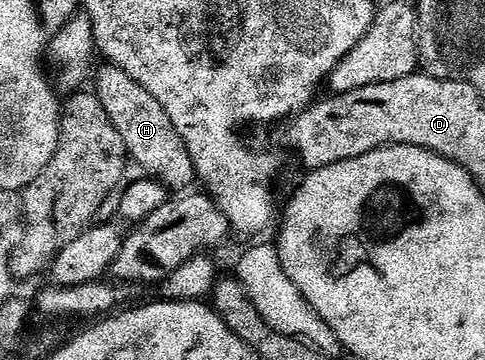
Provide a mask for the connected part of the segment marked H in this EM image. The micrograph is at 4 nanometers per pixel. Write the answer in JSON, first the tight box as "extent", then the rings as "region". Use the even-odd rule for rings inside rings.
{"extent":[95,64,197,192],"region":[[[104,64],[101,70],[99,67],[95,71],[95,82],[96,98],[102,108],[106,108],[110,124],[118,128],[118,136],[122,136],[122,144],[128,149],[129,159],[135,164],[137,162],[147,177],[155,178],[172,192],[183,191],[188,188],[183,186],[197,181],[196,169],[182,136],[178,136],[174,124],[170,124],[170,116],[166,116],[162,104],[158,104],[158,100],[154,100],[154,96],[150,96],[150,92],[146,92],[138,80],[134,80],[122,68]]]}

